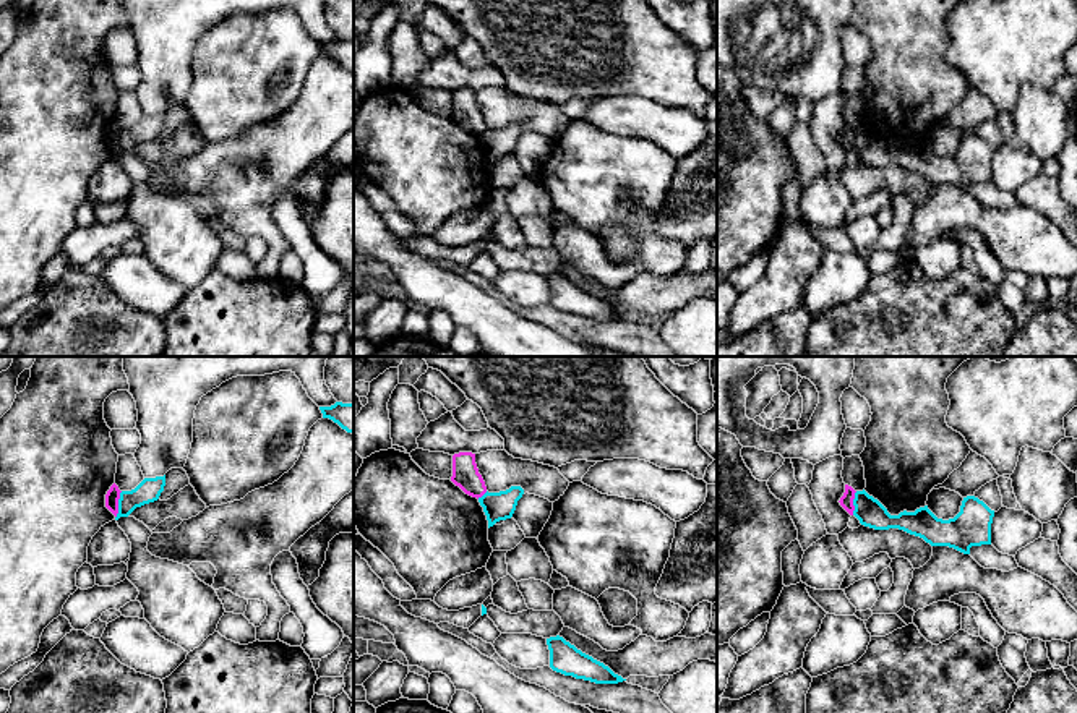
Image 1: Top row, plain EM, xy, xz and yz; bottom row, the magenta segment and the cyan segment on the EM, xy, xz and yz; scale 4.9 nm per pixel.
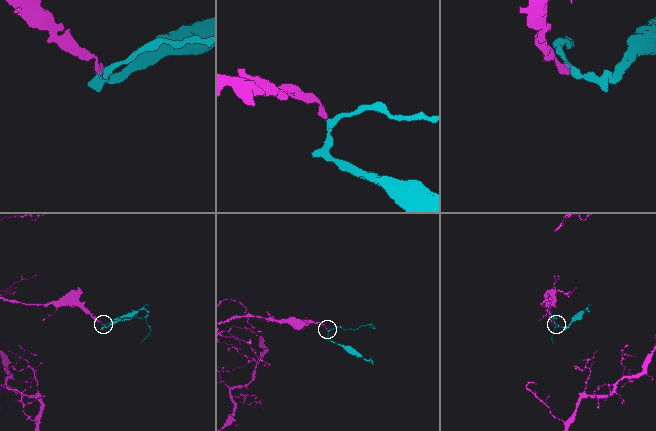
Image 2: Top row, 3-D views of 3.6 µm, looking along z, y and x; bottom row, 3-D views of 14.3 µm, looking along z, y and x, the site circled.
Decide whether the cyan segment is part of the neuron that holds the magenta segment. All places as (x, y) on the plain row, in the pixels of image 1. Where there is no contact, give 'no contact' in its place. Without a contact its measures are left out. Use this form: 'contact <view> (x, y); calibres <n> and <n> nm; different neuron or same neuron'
contact xy (117, 141); calibres 70 and 120 nm; different neuron

